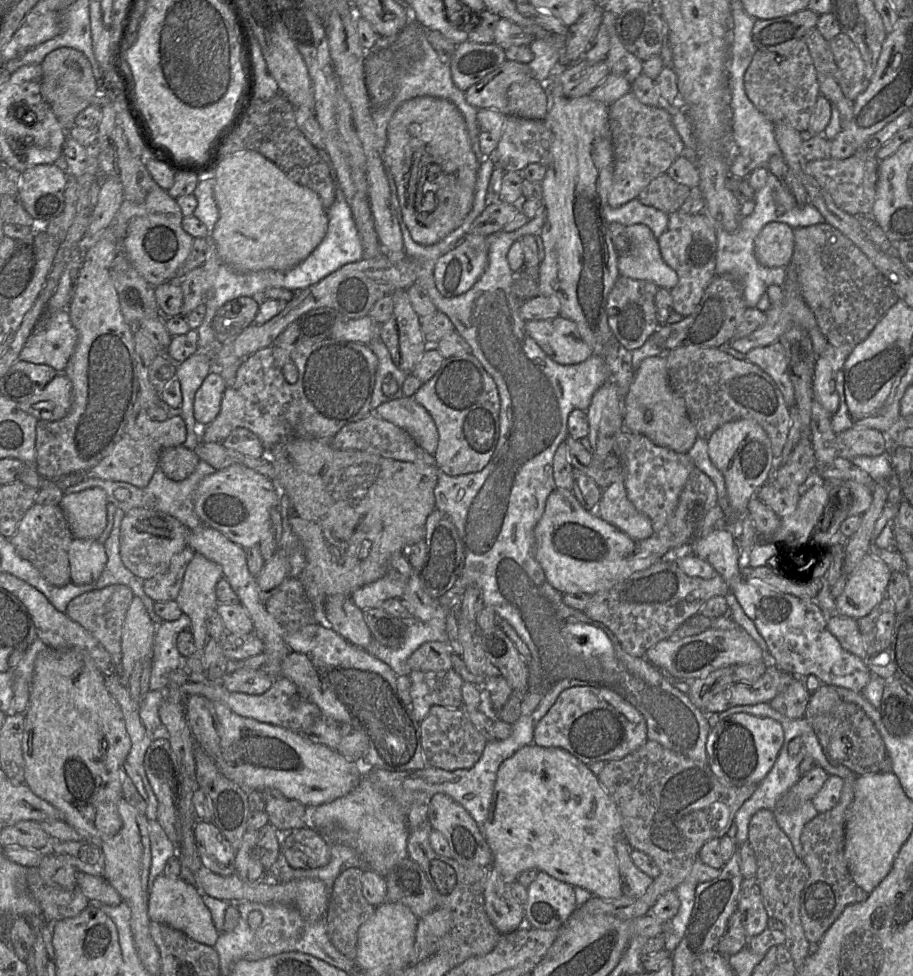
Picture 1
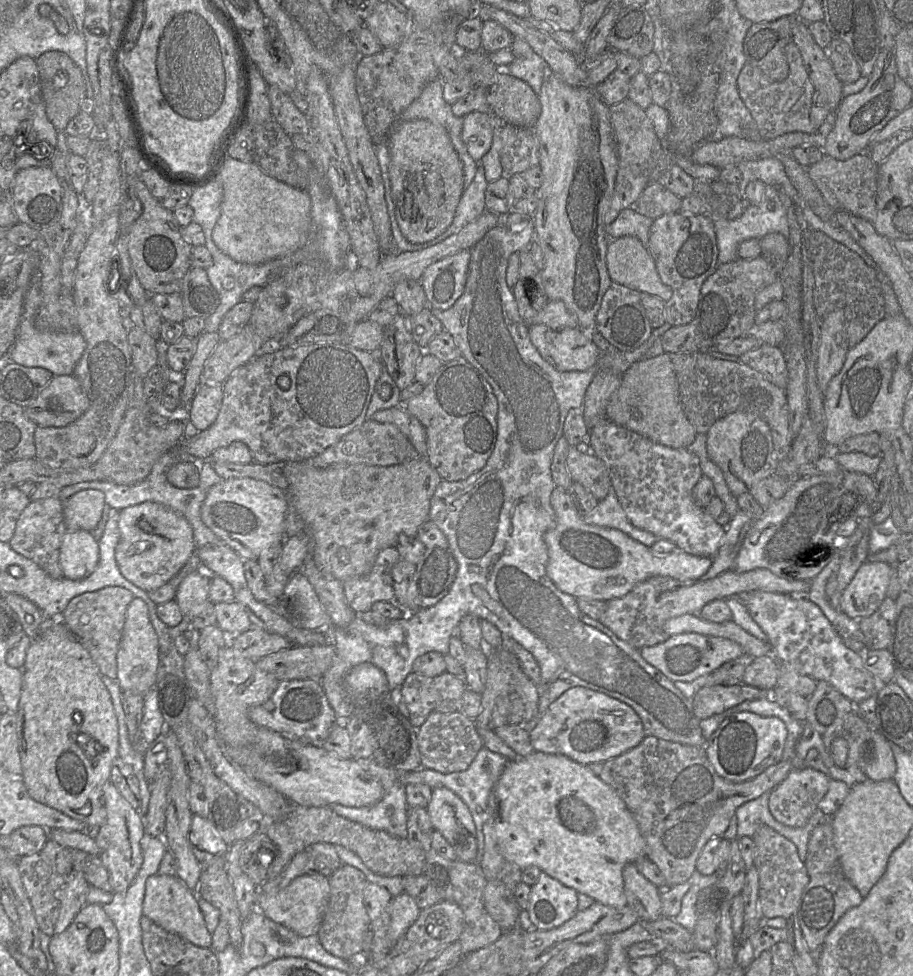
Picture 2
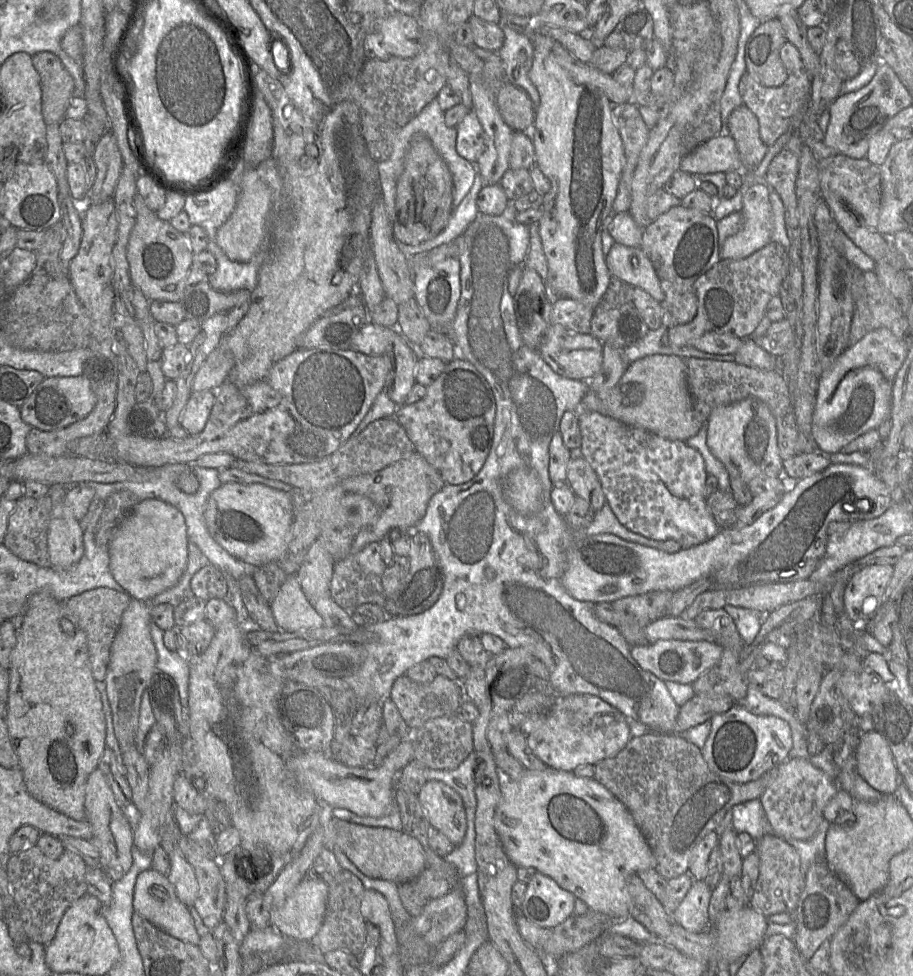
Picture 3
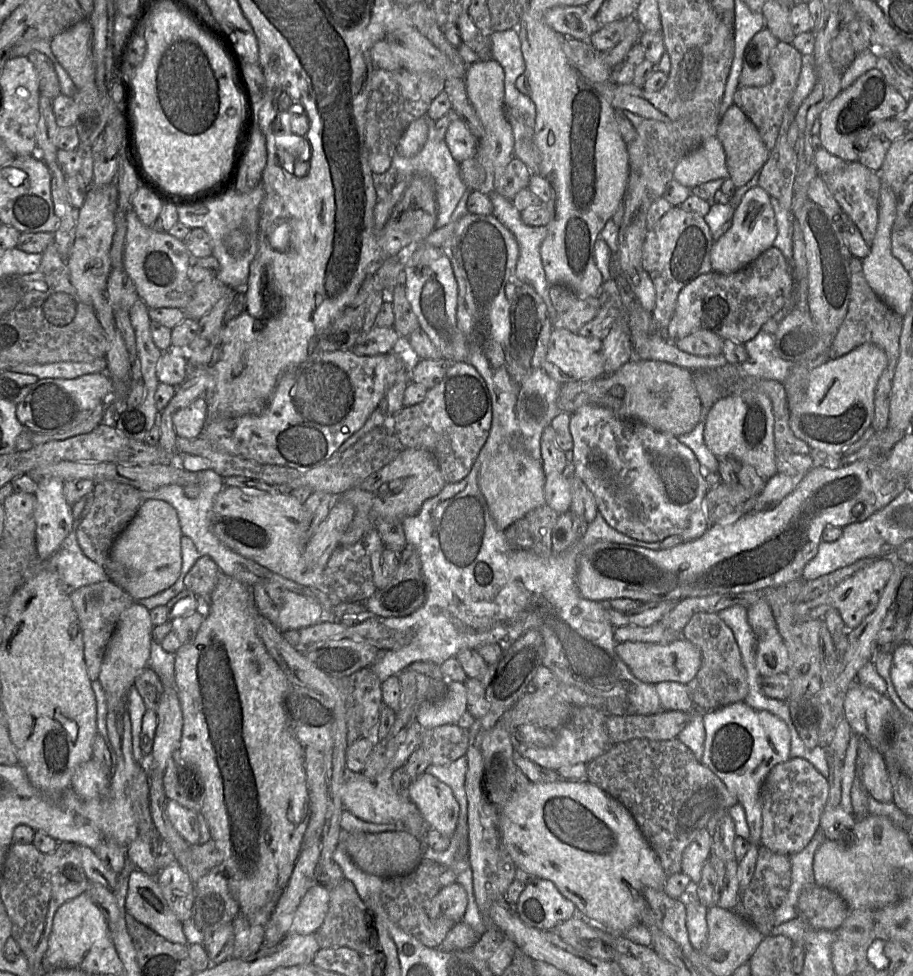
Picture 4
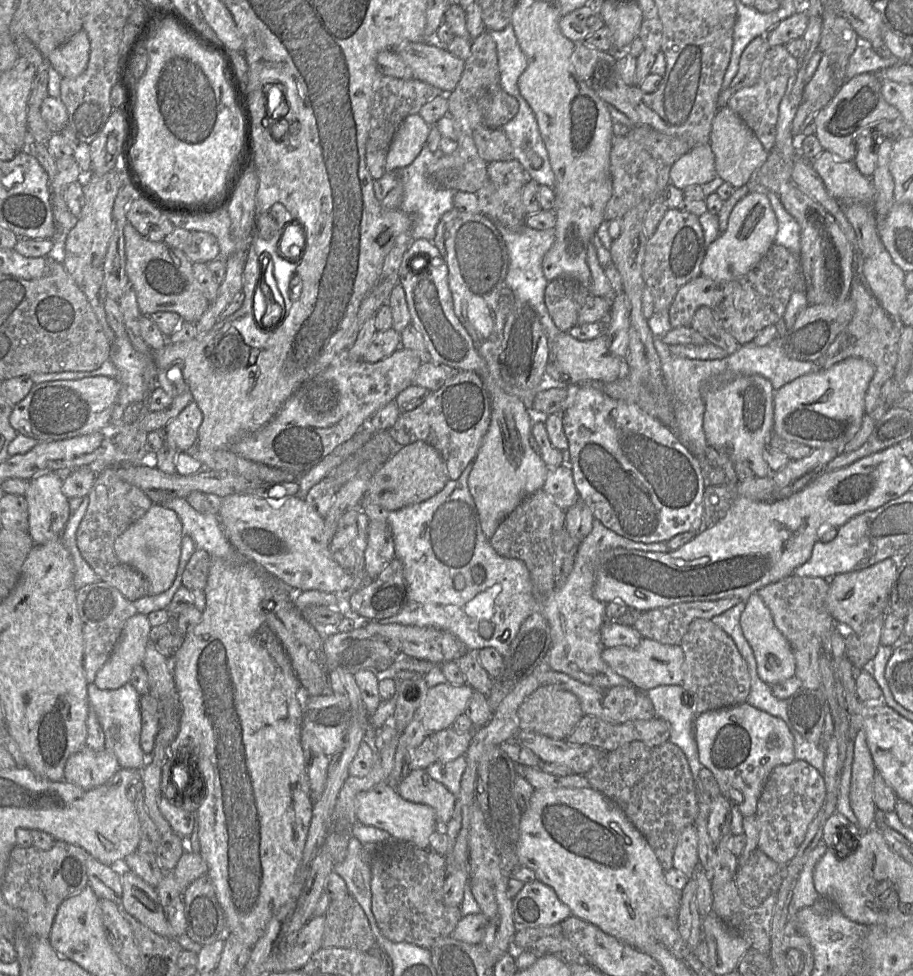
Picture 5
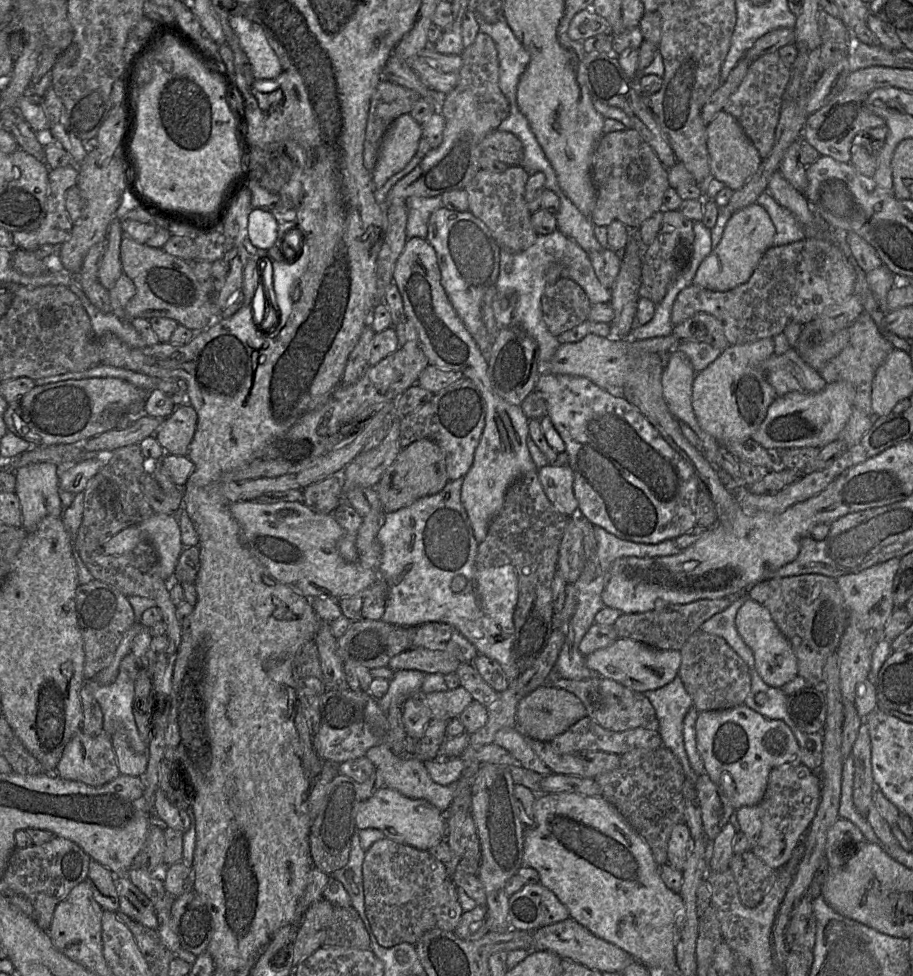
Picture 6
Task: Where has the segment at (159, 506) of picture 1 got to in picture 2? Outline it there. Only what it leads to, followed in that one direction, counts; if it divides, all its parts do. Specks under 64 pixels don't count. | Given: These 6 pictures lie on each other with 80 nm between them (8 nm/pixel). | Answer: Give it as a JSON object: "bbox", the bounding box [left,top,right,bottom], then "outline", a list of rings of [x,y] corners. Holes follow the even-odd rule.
{"bbox":[57,450,224,548],"outline":[[[172,450],[162,455],[159,458],[159,460],[156,461],[149,475],[141,482],[135,484],[116,484],[108,480],[80,482],[62,487],[59,491],[59,495],[57,498],[59,498],[61,501],[64,501],[74,493],[81,490],[88,490],[88,489],[98,490],[104,494],[104,507],[106,504],[110,508],[117,510],[119,512],[128,507],[135,506],[143,502],[160,503],[168,507],[169,509],[180,513],[185,517],[185,519],[192,527],[193,538],[196,548],[224,543],[210,529],[207,528],[201,516],[202,503],[206,498],[208,490],[212,486],[220,483],[222,479],[213,469],[211,461],[196,460],[197,470],[199,473],[199,484],[196,487],[188,489],[175,487],[167,480],[166,473],[172,465],[183,460],[193,460],[193,459],[190,459],[184,455],[180,455],[178,453],[178,450]]]}

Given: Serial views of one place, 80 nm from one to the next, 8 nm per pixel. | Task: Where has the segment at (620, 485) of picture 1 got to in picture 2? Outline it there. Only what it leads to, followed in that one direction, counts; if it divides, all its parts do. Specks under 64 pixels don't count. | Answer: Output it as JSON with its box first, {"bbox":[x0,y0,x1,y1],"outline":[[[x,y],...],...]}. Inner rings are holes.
{"bbox":[584,486,659,547],"outline":[[[612,486],[607,496],[603,500],[598,501],[596,508],[584,517],[584,521],[591,525],[617,529],[647,547],[651,547],[659,540],[652,533],[631,524]]]}

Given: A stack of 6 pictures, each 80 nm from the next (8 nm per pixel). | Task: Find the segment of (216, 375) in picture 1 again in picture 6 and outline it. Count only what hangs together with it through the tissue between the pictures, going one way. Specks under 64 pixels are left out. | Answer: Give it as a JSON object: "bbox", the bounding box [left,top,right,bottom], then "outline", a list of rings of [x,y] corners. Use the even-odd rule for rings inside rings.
{"bbox":[154,402,197,455],"outline":[[[184,402],[176,406],[162,421],[154,436],[166,454],[186,455],[196,431],[197,421],[194,407]]]}

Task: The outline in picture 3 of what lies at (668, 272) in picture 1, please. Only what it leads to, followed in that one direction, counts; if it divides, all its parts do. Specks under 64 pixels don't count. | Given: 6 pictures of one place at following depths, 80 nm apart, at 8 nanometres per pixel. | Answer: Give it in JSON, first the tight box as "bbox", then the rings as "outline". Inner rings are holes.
{"bbox":[606,243,663,302],"outline":[[[615,243],[606,256],[611,276],[640,288],[661,302],[663,292],[652,262],[640,247]]]}

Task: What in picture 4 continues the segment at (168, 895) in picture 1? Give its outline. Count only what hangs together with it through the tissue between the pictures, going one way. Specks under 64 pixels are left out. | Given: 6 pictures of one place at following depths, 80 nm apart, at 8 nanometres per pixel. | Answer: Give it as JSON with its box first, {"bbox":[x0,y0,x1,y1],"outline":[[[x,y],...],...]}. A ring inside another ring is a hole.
{"bbox":[125,870,187,944],"outline":[[[134,870],[129,877],[125,903],[127,913],[170,942],[187,944],[183,922],[169,908],[157,876]]]}

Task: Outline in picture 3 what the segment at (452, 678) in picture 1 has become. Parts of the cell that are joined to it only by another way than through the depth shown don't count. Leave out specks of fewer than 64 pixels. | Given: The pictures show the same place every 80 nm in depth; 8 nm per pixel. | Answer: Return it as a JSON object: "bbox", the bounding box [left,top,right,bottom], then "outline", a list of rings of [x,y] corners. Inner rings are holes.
{"bbox":[390,675,464,730],"outline":[[[403,675],[395,680],[390,699],[396,705],[409,730],[416,730],[431,718],[458,713],[464,700],[464,689],[461,682],[442,675],[435,676],[433,681],[427,684],[416,683]]]}

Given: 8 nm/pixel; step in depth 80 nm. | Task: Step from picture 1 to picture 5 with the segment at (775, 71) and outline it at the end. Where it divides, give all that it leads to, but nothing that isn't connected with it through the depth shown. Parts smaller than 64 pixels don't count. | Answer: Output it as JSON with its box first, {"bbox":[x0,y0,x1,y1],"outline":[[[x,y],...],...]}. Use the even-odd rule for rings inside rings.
{"bbox":[726,45,799,152],"outline":[[[776,45],[768,49],[761,65],[759,77],[752,86],[735,92],[728,100],[726,107],[736,112],[746,125],[755,133],[763,147],[770,152],[777,134],[779,105],[789,80],[799,66],[798,58],[792,56],[785,45]]]}

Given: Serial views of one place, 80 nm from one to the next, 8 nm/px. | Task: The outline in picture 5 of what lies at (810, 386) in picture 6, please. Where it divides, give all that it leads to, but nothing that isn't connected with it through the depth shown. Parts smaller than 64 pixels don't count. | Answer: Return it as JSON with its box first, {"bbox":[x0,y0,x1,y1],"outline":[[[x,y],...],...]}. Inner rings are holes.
{"bbox":[662,337,818,458],"outline":[[[775,337],[765,346],[757,346],[753,342],[741,345],[734,354],[727,355],[721,360],[690,360],[670,355],[669,360],[663,360],[662,378],[664,377],[668,390],[676,399],[673,430],[696,457],[704,458],[708,448],[703,430],[705,390],[716,385],[726,384],[738,377],[752,375],[764,377],[772,384],[774,390],[778,390],[794,379],[818,369],[817,363],[814,361],[790,358],[783,349],[781,337]]]}

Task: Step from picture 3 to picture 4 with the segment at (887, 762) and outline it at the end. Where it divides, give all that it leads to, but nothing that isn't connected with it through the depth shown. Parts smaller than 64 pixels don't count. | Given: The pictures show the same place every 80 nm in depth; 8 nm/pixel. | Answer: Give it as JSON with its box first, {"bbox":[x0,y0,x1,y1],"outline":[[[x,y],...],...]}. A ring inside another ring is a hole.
{"bbox":[862,749,893,803],"outline":[[[872,749],[868,762],[862,771],[862,780],[870,796],[882,803],[893,801],[892,784],[885,759]]]}

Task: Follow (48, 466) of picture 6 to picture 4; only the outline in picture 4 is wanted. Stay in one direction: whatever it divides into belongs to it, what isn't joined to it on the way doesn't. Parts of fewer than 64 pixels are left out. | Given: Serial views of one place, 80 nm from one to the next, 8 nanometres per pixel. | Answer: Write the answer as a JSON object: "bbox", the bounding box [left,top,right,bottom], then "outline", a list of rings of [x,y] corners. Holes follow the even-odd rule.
{"bbox":[35,478,74,561],"outline":[[[59,478],[37,480],[35,545],[38,561],[45,561],[59,550],[72,529],[74,517],[63,493],[64,481]]]}

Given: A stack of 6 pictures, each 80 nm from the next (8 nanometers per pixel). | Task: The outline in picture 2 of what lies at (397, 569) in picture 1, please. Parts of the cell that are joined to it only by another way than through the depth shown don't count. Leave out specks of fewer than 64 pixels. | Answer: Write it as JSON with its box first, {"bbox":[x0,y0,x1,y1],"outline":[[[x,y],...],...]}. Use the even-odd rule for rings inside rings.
{"bbox":[343,547,399,613],"outline":[[[396,547],[384,548],[368,573],[343,582],[346,602],[355,613],[371,609],[377,601],[394,600],[392,569],[399,560]]]}

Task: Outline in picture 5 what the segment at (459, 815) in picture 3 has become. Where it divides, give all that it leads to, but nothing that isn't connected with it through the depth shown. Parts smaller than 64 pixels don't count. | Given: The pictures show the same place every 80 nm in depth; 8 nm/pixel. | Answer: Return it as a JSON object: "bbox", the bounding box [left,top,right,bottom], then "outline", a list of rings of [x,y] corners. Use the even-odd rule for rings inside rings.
{"bbox":[395,769,455,827],"outline":[[[425,769],[411,770],[395,789],[403,799],[431,807],[440,827],[444,827],[451,819],[455,796],[430,777]]]}

